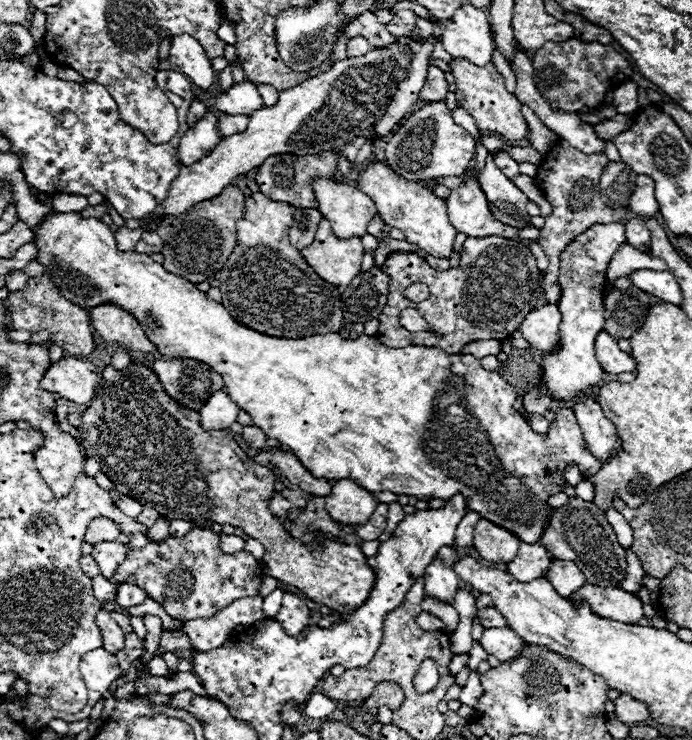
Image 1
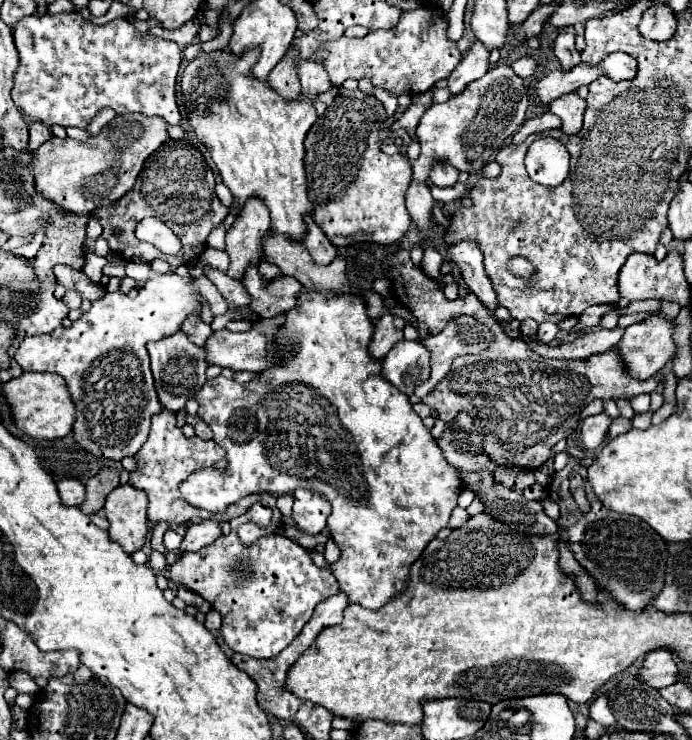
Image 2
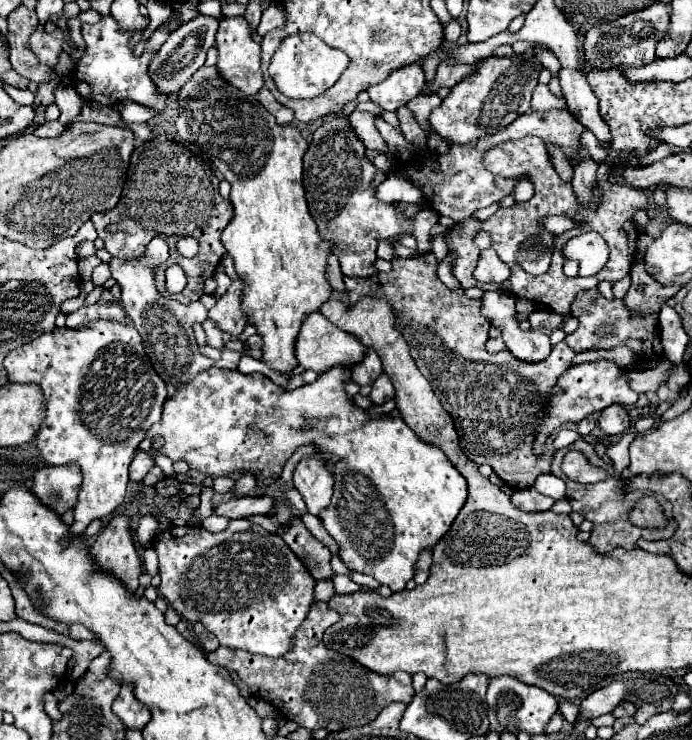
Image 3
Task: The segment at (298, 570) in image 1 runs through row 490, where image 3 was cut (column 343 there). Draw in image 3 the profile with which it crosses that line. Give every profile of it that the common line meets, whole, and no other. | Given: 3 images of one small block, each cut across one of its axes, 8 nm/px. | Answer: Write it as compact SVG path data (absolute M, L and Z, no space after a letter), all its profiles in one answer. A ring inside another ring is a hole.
M336 116L314 132L304 156L304 188L308 210L318 226L320 236L334 244L332 254L338 256L344 276L350 278L374 276L378 242L410 234L413 229L411 217L398 212L394 204L376 200L374 188L370 184L376 168L364 156L364 150L366 148L348 124L348 118Z

